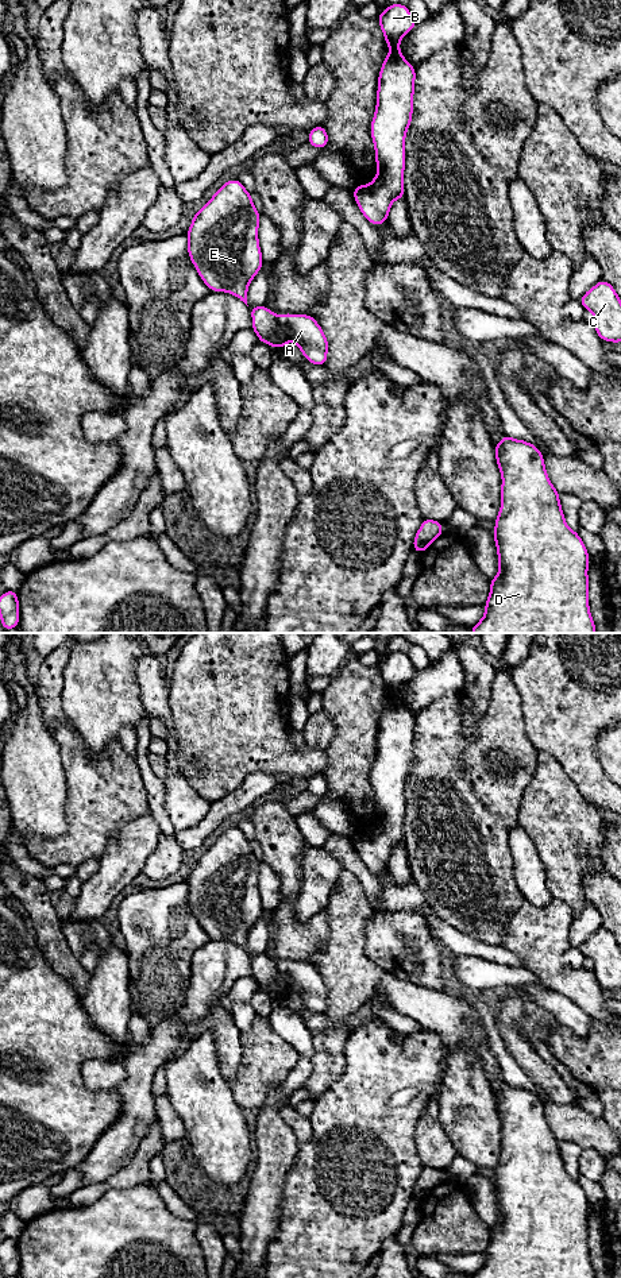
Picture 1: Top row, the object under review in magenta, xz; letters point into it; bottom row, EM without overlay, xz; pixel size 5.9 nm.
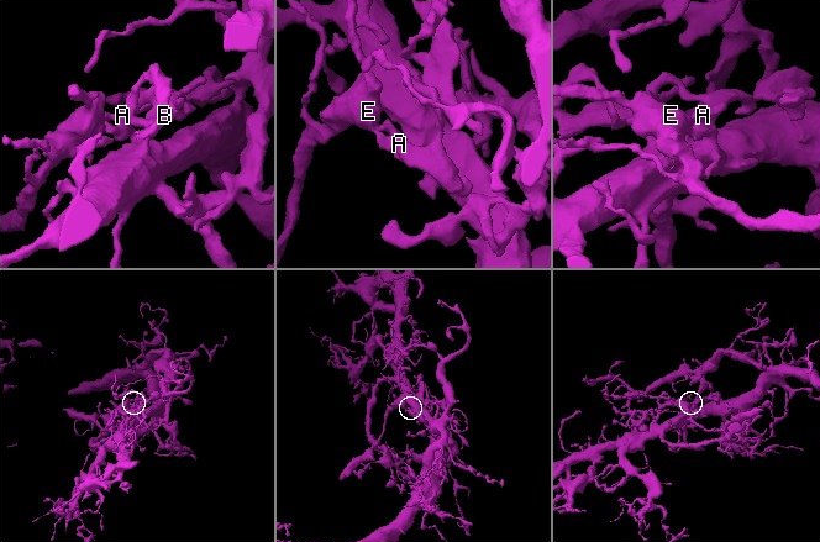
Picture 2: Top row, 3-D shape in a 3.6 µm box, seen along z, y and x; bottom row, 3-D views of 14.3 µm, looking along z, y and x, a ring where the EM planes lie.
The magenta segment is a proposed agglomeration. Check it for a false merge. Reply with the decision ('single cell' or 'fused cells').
fused cells

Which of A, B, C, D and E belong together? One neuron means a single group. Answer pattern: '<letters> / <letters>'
A B C D / E

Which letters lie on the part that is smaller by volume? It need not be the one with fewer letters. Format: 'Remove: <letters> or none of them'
Remove: E

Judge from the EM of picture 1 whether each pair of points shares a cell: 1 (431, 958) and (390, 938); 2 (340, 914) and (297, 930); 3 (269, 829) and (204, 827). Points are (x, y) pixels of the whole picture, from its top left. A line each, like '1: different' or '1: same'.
1: same
2: different
3: different

